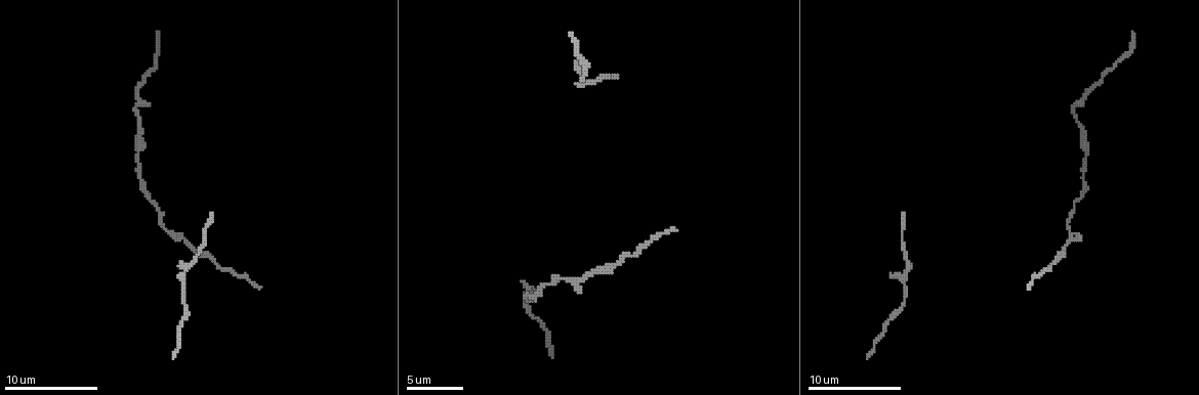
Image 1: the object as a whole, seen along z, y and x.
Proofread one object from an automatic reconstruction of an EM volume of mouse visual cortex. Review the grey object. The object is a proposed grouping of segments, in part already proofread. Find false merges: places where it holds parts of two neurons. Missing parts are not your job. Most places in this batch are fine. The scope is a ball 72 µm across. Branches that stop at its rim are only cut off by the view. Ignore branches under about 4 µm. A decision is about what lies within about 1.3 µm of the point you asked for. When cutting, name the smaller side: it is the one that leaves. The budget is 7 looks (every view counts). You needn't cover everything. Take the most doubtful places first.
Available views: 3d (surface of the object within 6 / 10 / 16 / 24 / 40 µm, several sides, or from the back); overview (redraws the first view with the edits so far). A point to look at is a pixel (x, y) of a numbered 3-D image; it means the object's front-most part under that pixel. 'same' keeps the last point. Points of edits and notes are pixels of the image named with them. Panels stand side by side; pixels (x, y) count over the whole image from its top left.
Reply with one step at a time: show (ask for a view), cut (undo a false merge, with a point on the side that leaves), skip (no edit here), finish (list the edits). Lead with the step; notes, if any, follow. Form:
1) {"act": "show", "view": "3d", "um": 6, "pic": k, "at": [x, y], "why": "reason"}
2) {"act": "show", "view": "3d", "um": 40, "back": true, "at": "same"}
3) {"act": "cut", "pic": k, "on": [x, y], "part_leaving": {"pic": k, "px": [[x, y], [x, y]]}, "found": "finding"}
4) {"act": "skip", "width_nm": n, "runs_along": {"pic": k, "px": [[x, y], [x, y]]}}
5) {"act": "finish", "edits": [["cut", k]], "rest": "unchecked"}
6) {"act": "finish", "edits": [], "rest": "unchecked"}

{"act": "show", "view": "3d", "um": 10, "pic": 1, "at": [1072, 108]}

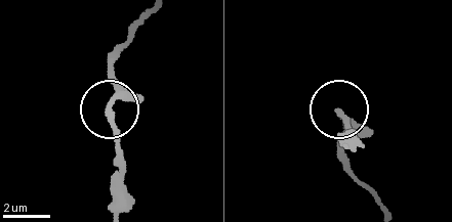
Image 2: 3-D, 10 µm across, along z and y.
{"act": "skip", "runs_along": {"pic": 2, "px": [[344, 143], [340, 113], [344, 165]]}, "found": "one neuron here"}

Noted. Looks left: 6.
{"act": "show", "view": "3d", "um": 10, "pic": 1, "at": [568, 278], "why": "calibre changes"}

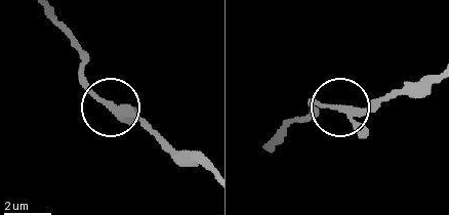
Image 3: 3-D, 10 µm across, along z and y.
{"act": "skip", "width_nm": 230, "runs_along": {"pic": 3, "px": [[430, 78], [361, 106], [318, 101], [308, 106]]}, "found": "all the same neuron"}

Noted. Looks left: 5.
{"act": "show", "view": "3d", "um": 6, "pic": 1, "at": [139, 154], "why": "a narrow waist"}

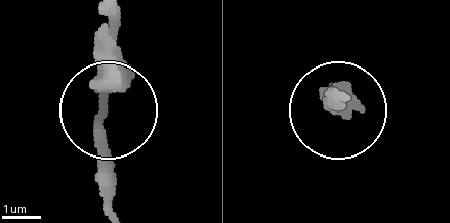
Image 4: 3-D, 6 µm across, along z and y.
{"act": "skip", "width_nm": 280, "found": "all the same neuron"}

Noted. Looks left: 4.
{"act": "show", "view": "3d", "um": 10, "pic": 1, "at": [612, 264]}

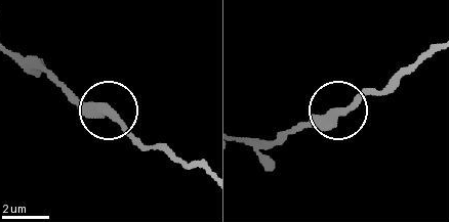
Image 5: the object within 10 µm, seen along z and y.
{"act": "skip", "side_arm_um": 34, "found": "one neuron here"}

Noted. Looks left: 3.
{"act": "finish", "edits": [], "rest": "unchecked"}

